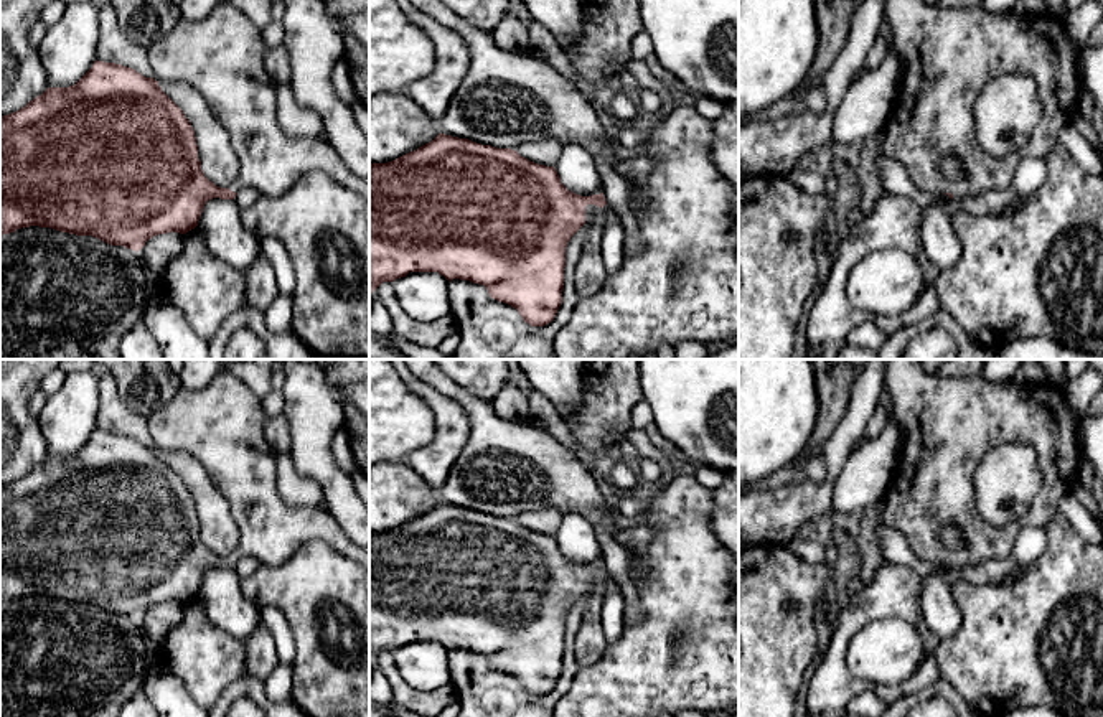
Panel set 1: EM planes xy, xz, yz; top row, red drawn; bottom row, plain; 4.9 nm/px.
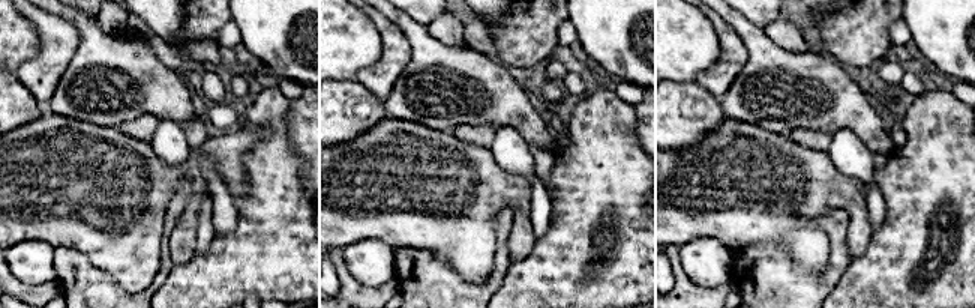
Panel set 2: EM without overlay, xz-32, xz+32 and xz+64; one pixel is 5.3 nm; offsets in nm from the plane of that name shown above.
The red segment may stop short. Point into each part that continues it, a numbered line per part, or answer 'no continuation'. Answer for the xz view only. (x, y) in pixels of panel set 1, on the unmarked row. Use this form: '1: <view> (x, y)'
1: xz (591, 645)

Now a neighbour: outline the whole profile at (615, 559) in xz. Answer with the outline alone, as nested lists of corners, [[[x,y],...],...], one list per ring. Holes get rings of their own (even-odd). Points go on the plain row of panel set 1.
[[[598,526],[594,527],[594,532],[602,549],[605,570],[622,590],[625,600],[625,612],[623,612],[625,623],[627,626],[633,626],[640,621],[641,610],[638,605],[638,592],[635,582],[631,580],[628,572],[630,555],[615,541],[608,527]]]

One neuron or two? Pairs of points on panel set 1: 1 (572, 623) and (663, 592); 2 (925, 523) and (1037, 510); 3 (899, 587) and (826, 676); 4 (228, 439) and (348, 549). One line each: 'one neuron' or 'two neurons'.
1: two neurons
2: one neuron
3: one neuron
4: one neuron

